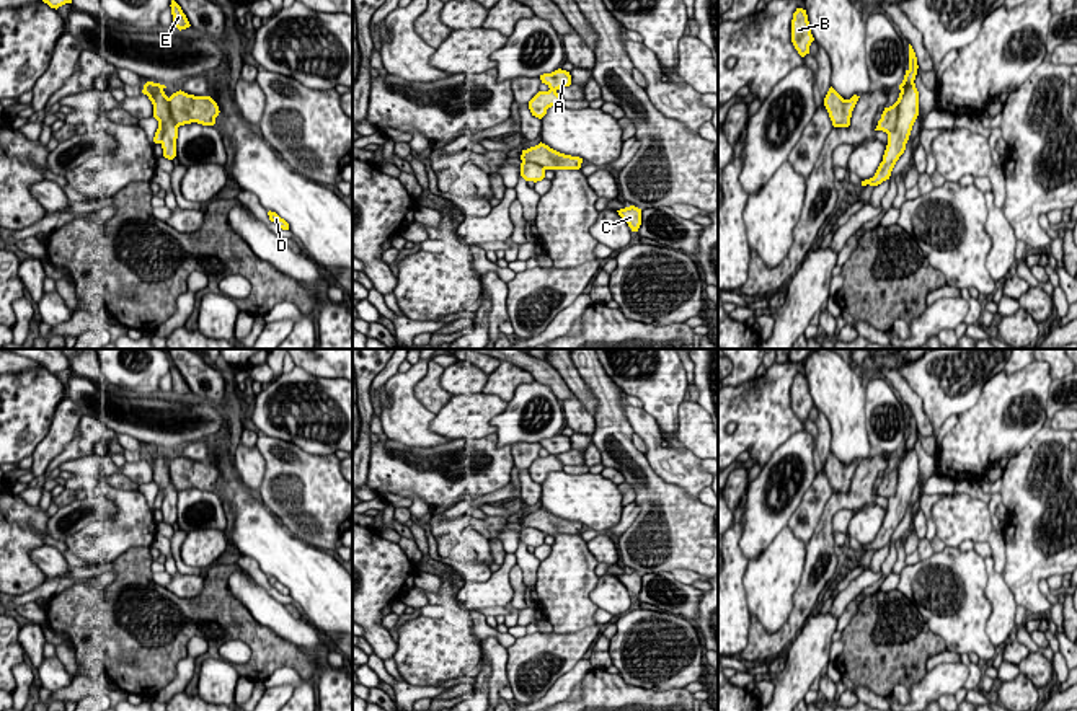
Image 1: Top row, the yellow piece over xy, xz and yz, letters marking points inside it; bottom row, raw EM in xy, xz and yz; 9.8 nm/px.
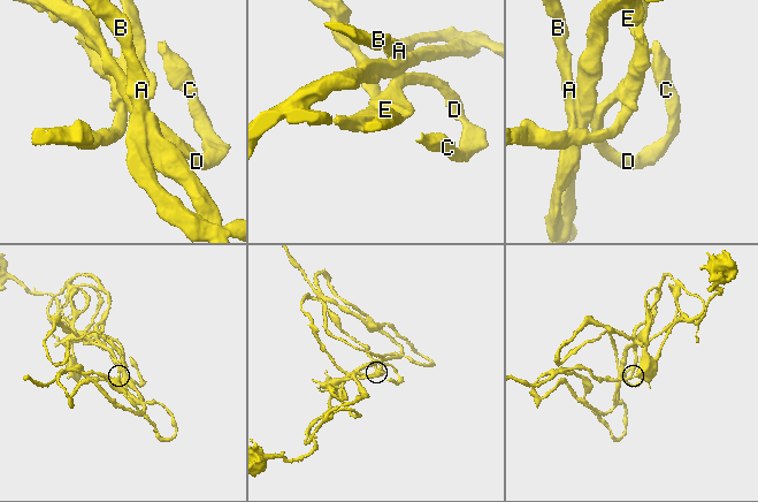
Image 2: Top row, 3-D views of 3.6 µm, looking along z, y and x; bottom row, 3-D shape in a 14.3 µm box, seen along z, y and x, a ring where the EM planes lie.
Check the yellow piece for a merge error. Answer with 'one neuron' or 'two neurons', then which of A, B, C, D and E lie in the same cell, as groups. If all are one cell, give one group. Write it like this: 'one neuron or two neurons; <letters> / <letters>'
one neuron; A B C D E

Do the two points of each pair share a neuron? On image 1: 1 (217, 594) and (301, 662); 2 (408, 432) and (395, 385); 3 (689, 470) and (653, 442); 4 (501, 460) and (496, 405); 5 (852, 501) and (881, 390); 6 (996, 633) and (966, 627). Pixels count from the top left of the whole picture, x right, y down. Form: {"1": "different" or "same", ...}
{"1": "same", "2": "same", "3": "same", "4": "different", "5": "different", "6": "different"}

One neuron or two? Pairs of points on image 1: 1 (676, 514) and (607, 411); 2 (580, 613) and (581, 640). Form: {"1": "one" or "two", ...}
{"1": "one", "2": "two"}

